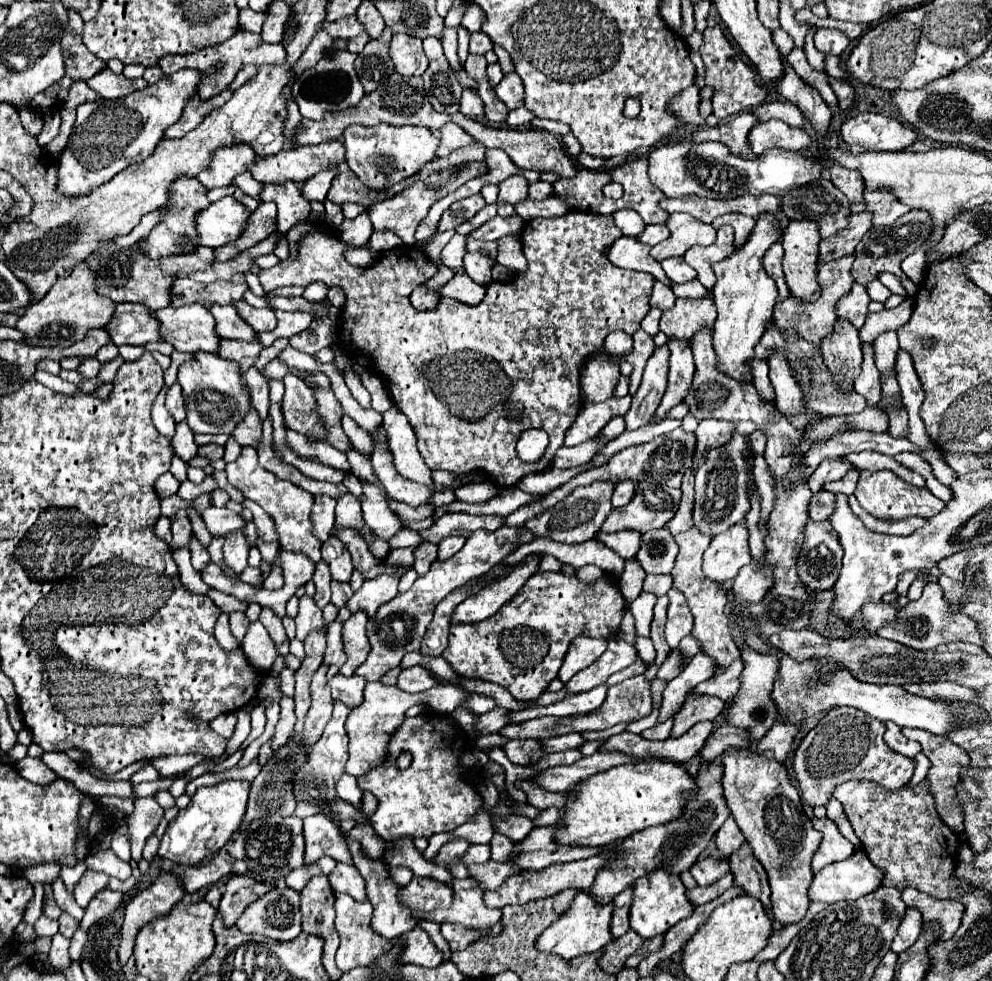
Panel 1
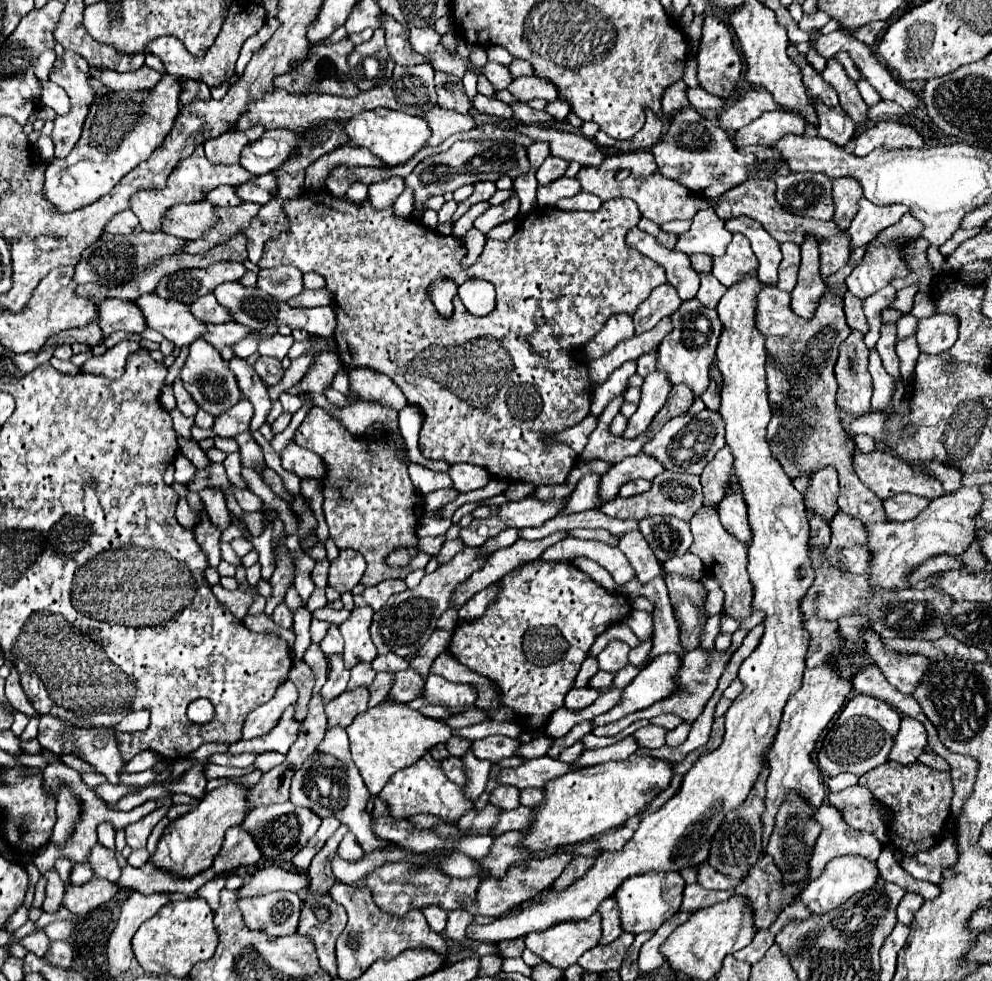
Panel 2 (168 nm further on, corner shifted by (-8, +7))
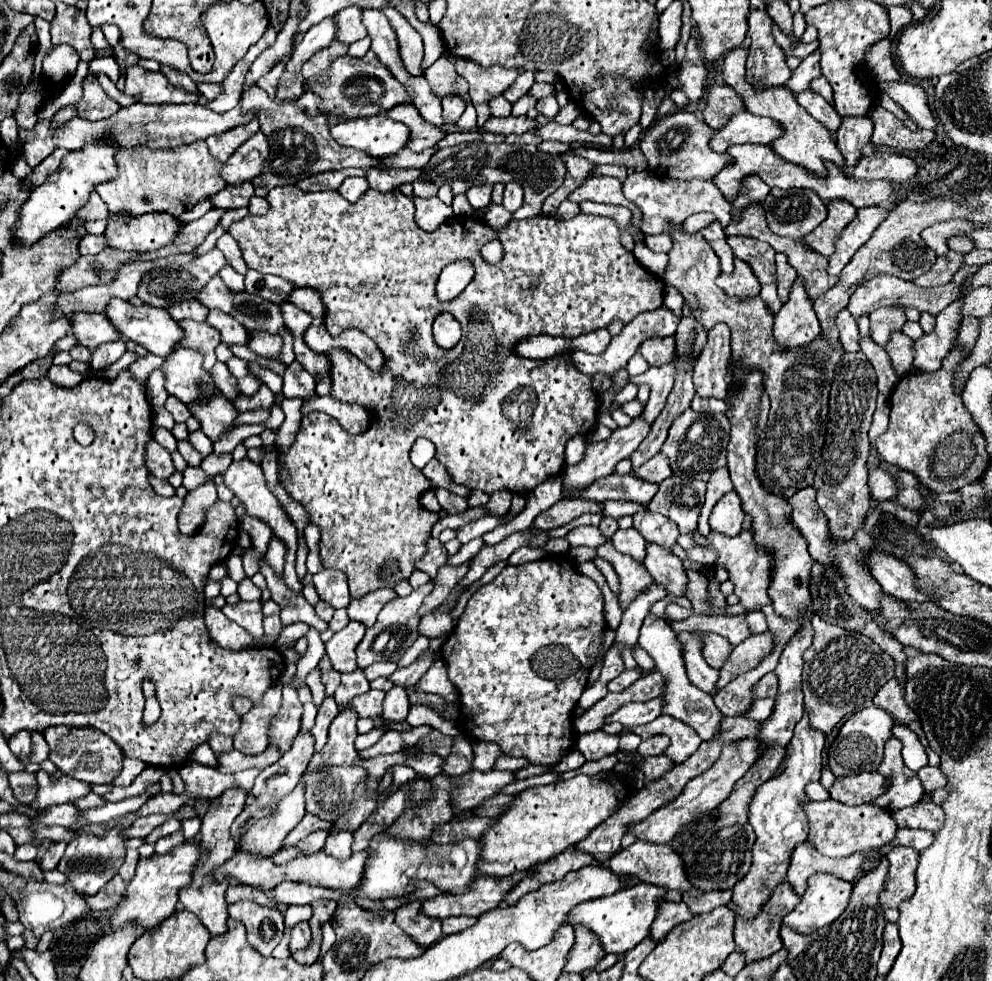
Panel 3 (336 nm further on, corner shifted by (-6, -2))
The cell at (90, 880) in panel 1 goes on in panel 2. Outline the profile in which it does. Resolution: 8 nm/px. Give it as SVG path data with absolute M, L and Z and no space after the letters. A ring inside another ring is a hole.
M73 863L73 869L71 869L71 875L69 875L69 881L73 885L83 885L91 879L91 869L89 867L83 867L83 863Z

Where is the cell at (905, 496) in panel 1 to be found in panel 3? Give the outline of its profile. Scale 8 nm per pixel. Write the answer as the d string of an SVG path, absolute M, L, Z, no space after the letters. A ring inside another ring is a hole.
M881 468L869 470L869 490L871 490L871 498L877 500L877 502L895 500L897 494L899 494L897 480Z

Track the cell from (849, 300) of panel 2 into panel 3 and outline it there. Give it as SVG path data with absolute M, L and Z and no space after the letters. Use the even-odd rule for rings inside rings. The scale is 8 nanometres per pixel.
M845 308L839 312L837 316L837 328L839 328L839 338L843 342L843 348L847 352L857 352L859 350L859 330L857 330L857 322L853 318L853 314Z

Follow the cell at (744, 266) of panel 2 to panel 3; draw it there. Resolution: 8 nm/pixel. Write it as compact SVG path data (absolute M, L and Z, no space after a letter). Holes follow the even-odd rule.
M735 258L735 270L731 274L719 274L717 286L723 288L729 296L757 296L759 294L759 280L755 272L743 262Z

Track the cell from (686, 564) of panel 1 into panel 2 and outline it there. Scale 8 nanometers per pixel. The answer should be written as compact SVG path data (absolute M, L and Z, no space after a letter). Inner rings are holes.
M701 507L695 513L695 519L691 519L691 533L693 533L693 545L689 551L697 557L703 559L703 565L707 573L711 573L715 579L719 579L723 591L725 591L725 613L743 619L743 627L751 629L755 623L763 621L763 611L753 611L751 601L753 601L753 585L749 581L747 573L747 547L739 539L735 539L727 529L721 527L719 517L715 517L713 507Z

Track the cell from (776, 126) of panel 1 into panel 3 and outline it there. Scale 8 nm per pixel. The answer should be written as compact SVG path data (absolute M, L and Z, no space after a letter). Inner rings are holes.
M739 112L725 128L715 132L711 148L715 152L727 152L727 148L735 144L771 144L777 136L781 136L781 132L783 128L765 116L761 118L749 112Z

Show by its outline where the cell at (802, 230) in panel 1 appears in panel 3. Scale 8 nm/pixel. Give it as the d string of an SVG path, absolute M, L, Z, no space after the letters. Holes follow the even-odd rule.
M801 278L795 280L789 300L775 314L773 334L783 348L809 344L815 336L821 334L819 320L813 312L813 304L809 300L809 294L805 292L805 284L801 282Z

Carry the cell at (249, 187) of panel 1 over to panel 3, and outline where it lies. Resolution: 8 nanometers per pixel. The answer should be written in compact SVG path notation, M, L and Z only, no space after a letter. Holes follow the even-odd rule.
M203 140L163 152L153 152L145 146L133 150L121 148L117 154L117 164L119 176L113 182L99 184L95 188L111 214L143 216L149 212L169 212L173 216L181 216L201 200L207 200L227 186L221 176L223 164L209 156L207 144Z

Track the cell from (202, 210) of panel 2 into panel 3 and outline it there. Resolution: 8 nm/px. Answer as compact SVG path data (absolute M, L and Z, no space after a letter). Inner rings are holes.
M165 212L145 214L139 218L117 218L109 216L109 226L105 236L109 246L119 250L133 250L133 252L149 252L163 248L165 244L173 242L173 236L181 232L185 222Z

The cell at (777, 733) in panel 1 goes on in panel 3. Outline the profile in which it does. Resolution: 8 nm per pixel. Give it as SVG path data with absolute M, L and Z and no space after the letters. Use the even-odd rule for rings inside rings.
M805 708L805 716L797 722L795 736L787 746L787 756L783 760L783 770L761 784L749 804L749 822L755 828L755 844L753 844L753 864L749 874L735 884L733 902L741 908L743 916L755 916L761 906L769 900L773 888L785 880L785 872L789 868L789 856L793 848L807 840L809 824L805 816L805 804L811 798L805 794L805 786L821 780L821 750L825 746L825 734L809 728L809 710Z

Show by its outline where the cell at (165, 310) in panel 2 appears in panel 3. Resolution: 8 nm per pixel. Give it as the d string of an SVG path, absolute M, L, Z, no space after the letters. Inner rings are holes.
M111 300L105 308L105 314L111 318L115 328L123 334L123 338L137 342L137 344L145 346L149 352L163 356L163 358L167 358L175 350L175 346L181 342L181 336L185 336L185 332L181 332L181 326L169 316L167 310L155 308L151 304L133 306L125 300Z

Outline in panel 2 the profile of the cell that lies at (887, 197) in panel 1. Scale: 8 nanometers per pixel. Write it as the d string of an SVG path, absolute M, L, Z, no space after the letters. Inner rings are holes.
M861 199L857 205L857 215L847 229L851 237L851 249L867 245L877 233L897 223L907 213L907 207L903 205L875 205L867 199Z

